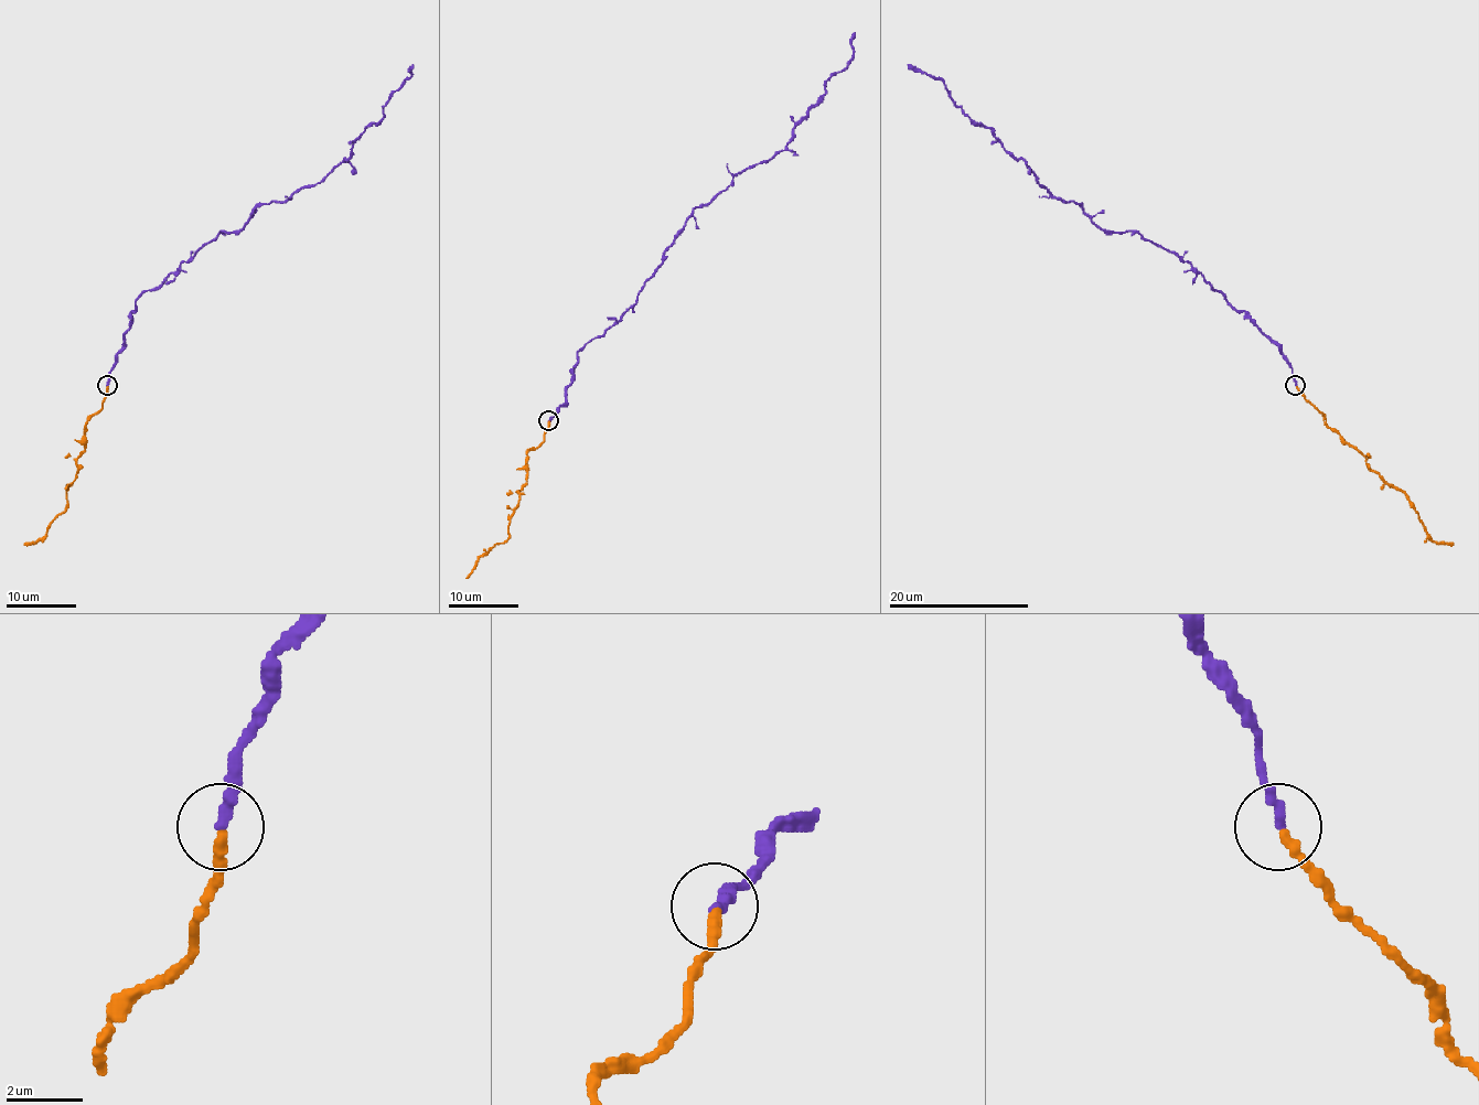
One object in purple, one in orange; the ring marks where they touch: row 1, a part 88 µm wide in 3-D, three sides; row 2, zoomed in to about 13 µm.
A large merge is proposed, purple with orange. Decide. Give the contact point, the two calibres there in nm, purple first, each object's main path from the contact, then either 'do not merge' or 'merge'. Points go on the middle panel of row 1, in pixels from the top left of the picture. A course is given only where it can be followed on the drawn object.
at (548, 420); 320 nm thick on the purple side, 280 nm on the other; purple runs (548, 420), (566, 403), (578, 353), (638, 299), (695, 207), (783, 150), (825, 83), (846, 66), (855, 32); orange runs (548, 420), (545, 440), (527, 452), (527, 482), (518, 490), (508, 537), (479, 558), (467, 578); merge

